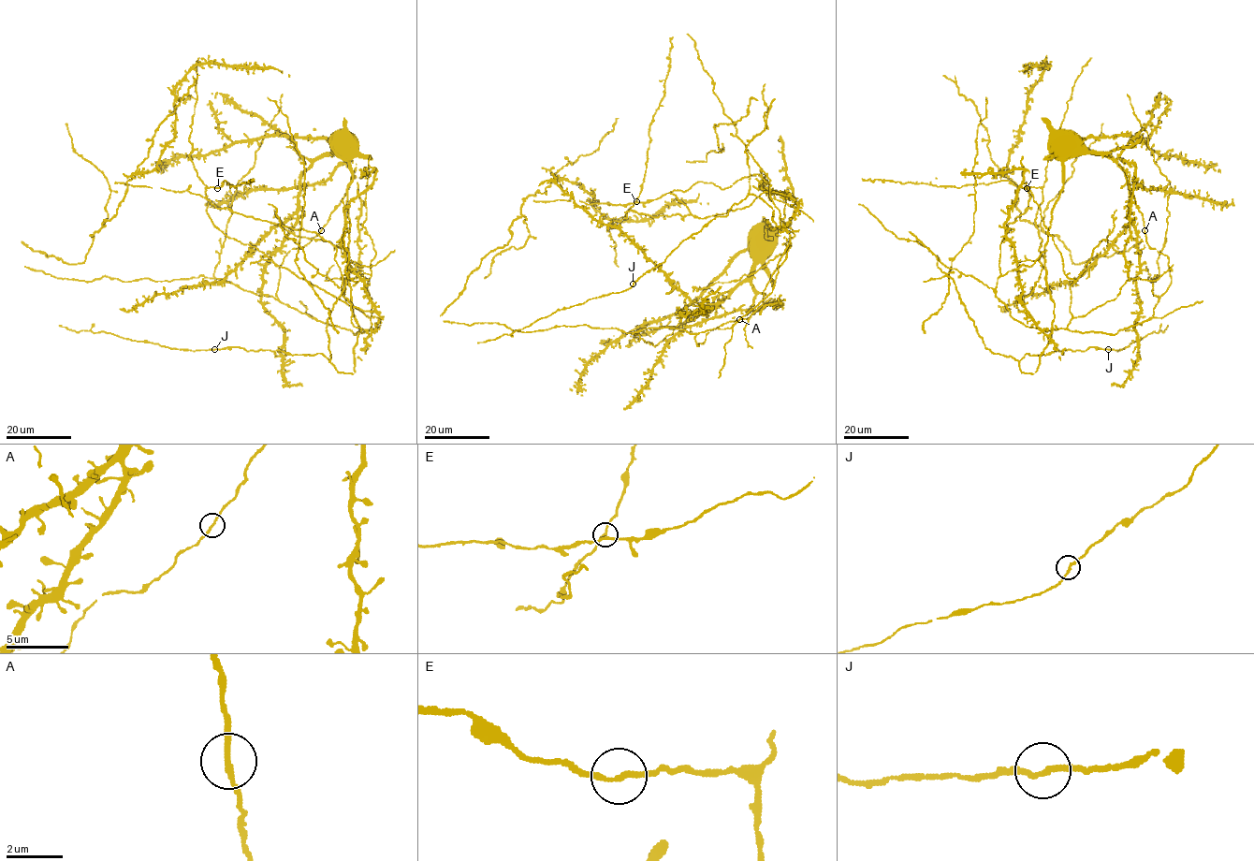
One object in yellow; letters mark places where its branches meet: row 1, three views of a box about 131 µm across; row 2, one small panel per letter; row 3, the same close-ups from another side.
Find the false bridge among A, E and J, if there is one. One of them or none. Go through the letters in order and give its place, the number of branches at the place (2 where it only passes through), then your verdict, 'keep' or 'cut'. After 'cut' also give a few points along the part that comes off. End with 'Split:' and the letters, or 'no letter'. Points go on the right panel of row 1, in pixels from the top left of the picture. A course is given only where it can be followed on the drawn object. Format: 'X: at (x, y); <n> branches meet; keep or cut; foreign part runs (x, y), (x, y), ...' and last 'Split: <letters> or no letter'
A: at (1144, 230); 2 branches meet; keep
E: at (1027, 188); 2 branches meet; keep
J: at (1108, 349); 2 branches meet; keep
Split: no letter

